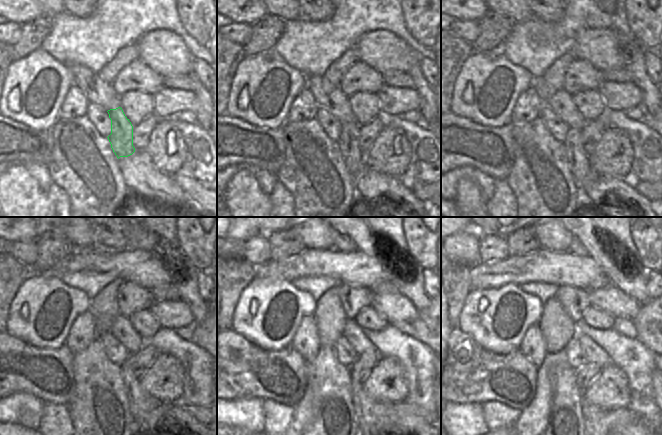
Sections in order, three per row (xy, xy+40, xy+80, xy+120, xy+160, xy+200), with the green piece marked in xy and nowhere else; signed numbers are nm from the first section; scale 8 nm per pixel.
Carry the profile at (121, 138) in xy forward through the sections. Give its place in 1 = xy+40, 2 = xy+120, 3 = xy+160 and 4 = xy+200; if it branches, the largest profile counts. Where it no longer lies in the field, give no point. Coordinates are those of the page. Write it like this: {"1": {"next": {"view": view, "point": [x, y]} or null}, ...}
{"1": {"next": {"view": "xy+40", "point": [348, 141]}}, "2": {"next": {"view": "xy+120", "point": [147, 412]}}, "3": {"next": {"view": "xy+160", "point": [377, 420]}}, "4": {"next": {"view": "xy+200", "point": [598, 420]}}}

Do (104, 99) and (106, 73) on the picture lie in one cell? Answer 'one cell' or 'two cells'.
two cells

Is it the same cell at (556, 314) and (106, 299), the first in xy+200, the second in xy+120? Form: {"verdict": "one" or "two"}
{"verdict": "one"}

